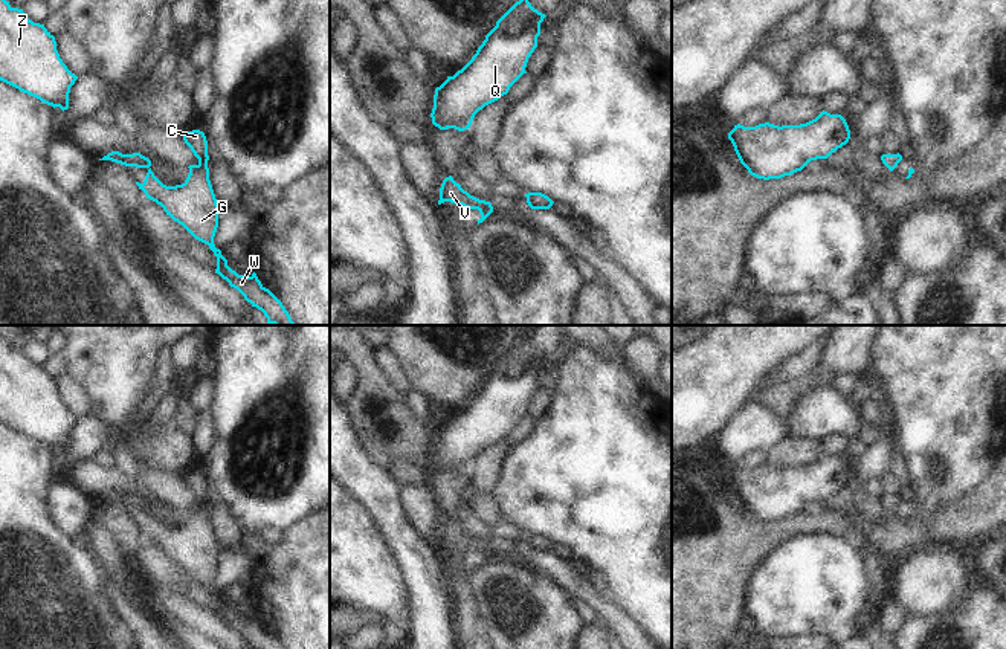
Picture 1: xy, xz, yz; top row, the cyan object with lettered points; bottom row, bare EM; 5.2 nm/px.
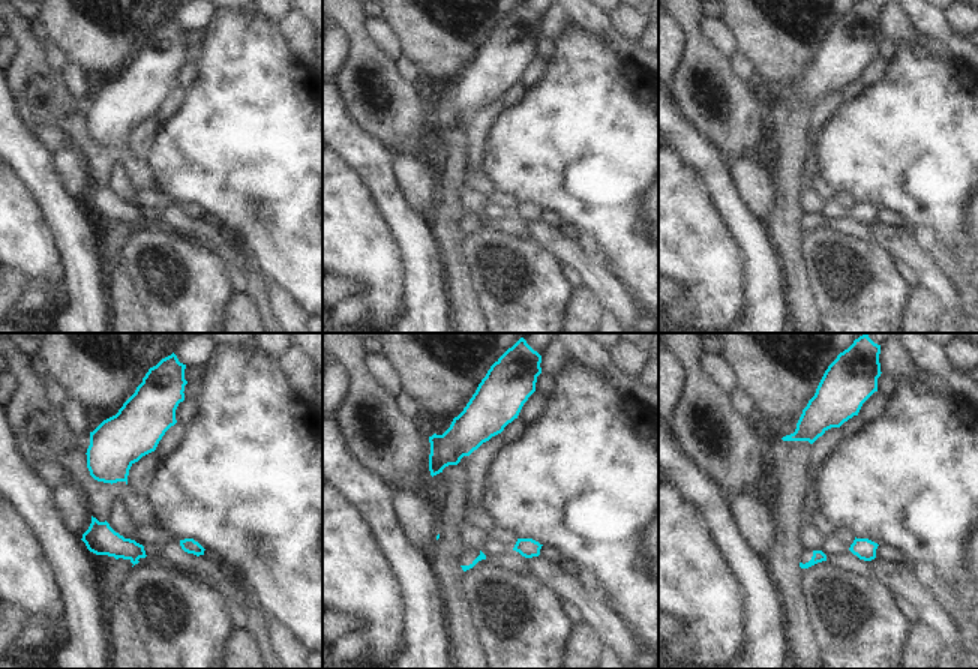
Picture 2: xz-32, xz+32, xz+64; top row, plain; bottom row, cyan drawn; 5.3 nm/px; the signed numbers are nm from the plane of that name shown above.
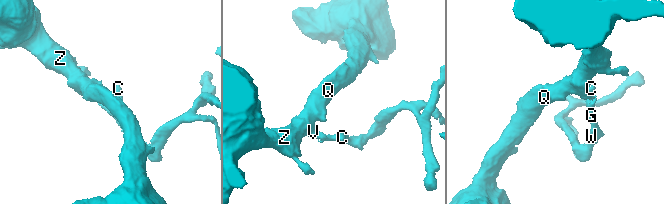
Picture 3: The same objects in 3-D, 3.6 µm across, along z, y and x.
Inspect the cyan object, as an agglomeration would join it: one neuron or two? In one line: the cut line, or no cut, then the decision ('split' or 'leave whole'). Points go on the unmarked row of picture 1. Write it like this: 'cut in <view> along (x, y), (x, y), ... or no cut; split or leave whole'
cut in xz along (480, 552), (490, 555); split

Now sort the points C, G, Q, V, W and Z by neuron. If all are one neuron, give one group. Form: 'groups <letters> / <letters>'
groups C G W / Q V Z

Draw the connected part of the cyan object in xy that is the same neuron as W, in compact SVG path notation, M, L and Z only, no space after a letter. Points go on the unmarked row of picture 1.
M192 472L183 476L185 486L198 501L189 507L189 516L182 527L166 528L148 512L142 525L136 524L147 541L163 550L166 557L182 567L195 582L209 588L217 599L217 611L231 629L237 631L252 649L284 649L282 644L266 631L253 614L250 618L238 617L227 608L221 592L215 589L214 579L218 570L218 547L209 522L208 483L203 473Z

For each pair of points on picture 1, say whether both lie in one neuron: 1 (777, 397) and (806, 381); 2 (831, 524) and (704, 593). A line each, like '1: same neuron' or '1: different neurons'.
1: same neuron
2: same neuron

